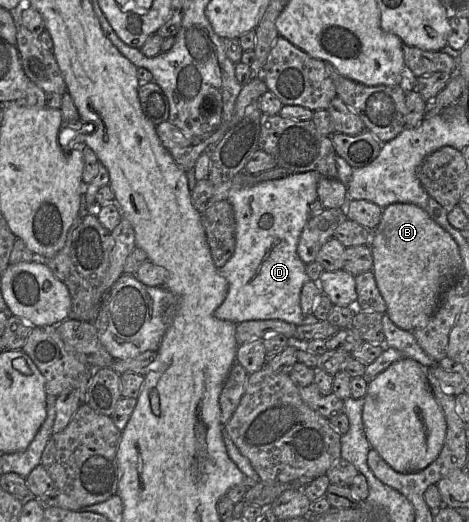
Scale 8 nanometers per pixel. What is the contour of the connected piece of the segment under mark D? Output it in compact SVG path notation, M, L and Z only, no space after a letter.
M314 171L293 173L229 192L227 200L235 215L236 246L232 257L219 269L228 282L228 293L214 312L216 318L235 324L249 320L282 320L295 325L306 322L308 317L302 313L300 294L309 278L306 264L298 256L297 246L303 228L310 219L310 205L318 199L317 185L321 177L320 173Z

